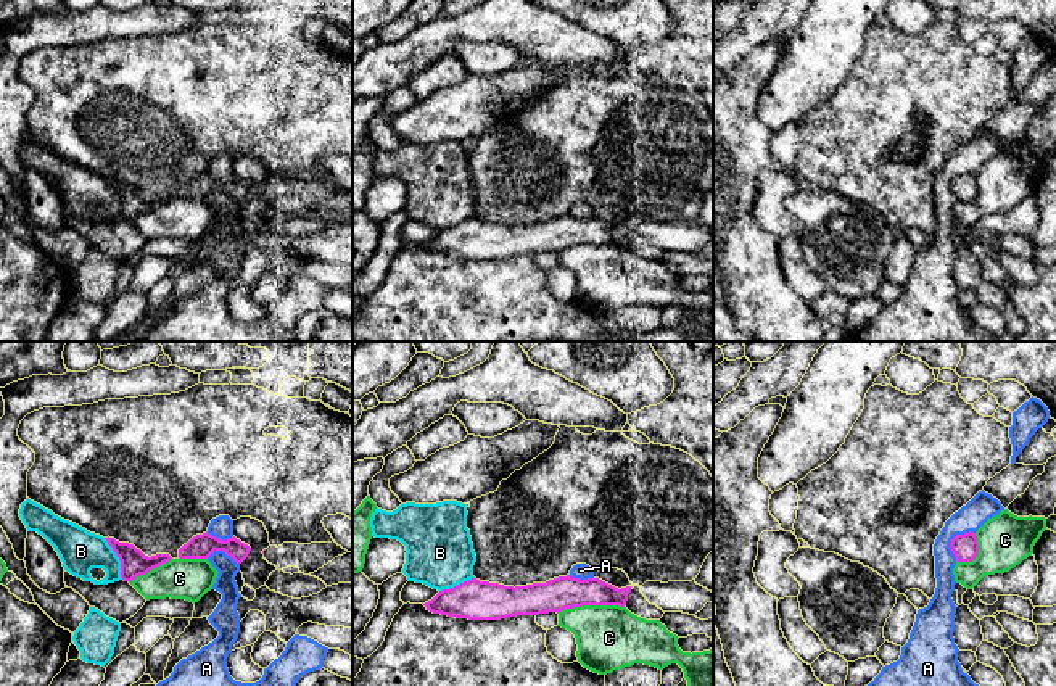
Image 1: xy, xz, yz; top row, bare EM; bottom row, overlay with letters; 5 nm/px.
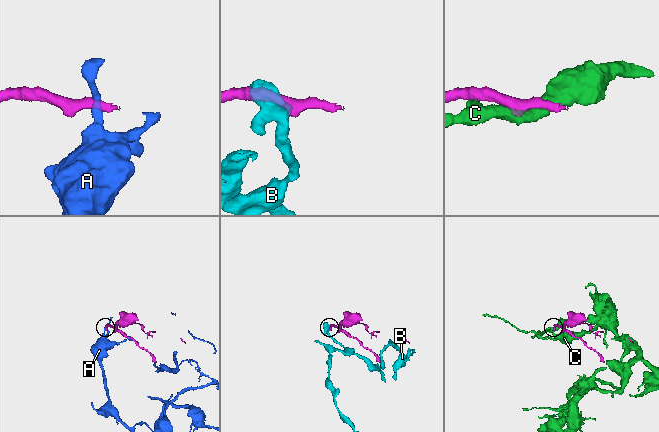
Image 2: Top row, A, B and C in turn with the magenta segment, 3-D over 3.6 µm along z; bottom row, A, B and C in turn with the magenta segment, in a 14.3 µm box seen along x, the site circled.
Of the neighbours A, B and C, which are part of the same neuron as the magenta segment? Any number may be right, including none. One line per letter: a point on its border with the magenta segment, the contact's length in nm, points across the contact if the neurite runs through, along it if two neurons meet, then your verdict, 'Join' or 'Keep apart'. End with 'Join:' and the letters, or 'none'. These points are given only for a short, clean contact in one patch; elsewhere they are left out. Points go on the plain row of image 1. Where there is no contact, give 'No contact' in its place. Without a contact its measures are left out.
A: Touches magenta at yz (953, 177). Shared border 170 nm. Boundary: yz (974, 171), (965, 171), (952, 179), (950, 189), (955, 198). Keep apart
B: Touches magenta at xy (119, 198). Shared border 220 nm. Keep apart
C: Touches magenta at xz (589, 243). Shared border 340 nm. Keep apart
Join: none

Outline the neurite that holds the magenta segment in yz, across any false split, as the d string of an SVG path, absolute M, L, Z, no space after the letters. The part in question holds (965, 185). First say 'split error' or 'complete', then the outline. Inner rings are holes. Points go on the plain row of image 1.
complete; M969 171L964 174L956 174L950 187L958 201L972 201L979 193L979 182L976 172Z

